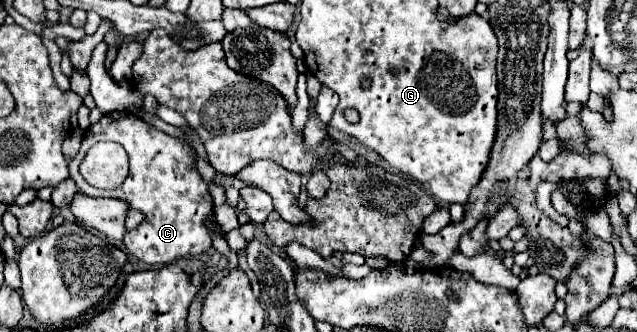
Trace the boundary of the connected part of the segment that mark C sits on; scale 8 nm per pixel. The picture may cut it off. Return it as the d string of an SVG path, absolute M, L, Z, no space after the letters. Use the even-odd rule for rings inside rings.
M127 110L109 112L97 124L91 124L91 128L85 132L77 156L69 164L69 178L73 178L79 192L87 196L123 198L131 204L131 208L145 214L145 222L137 230L125 234L125 248L147 264L163 266L185 256L201 254L211 246L211 232L203 222L205 216L213 210L213 198L207 190L207 184L195 170L189 148L181 140L153 128L137 114L127 114ZM101 140L113 140L121 144L129 154L129 176L125 184L115 190L93 188L79 174L79 164L87 150Z

